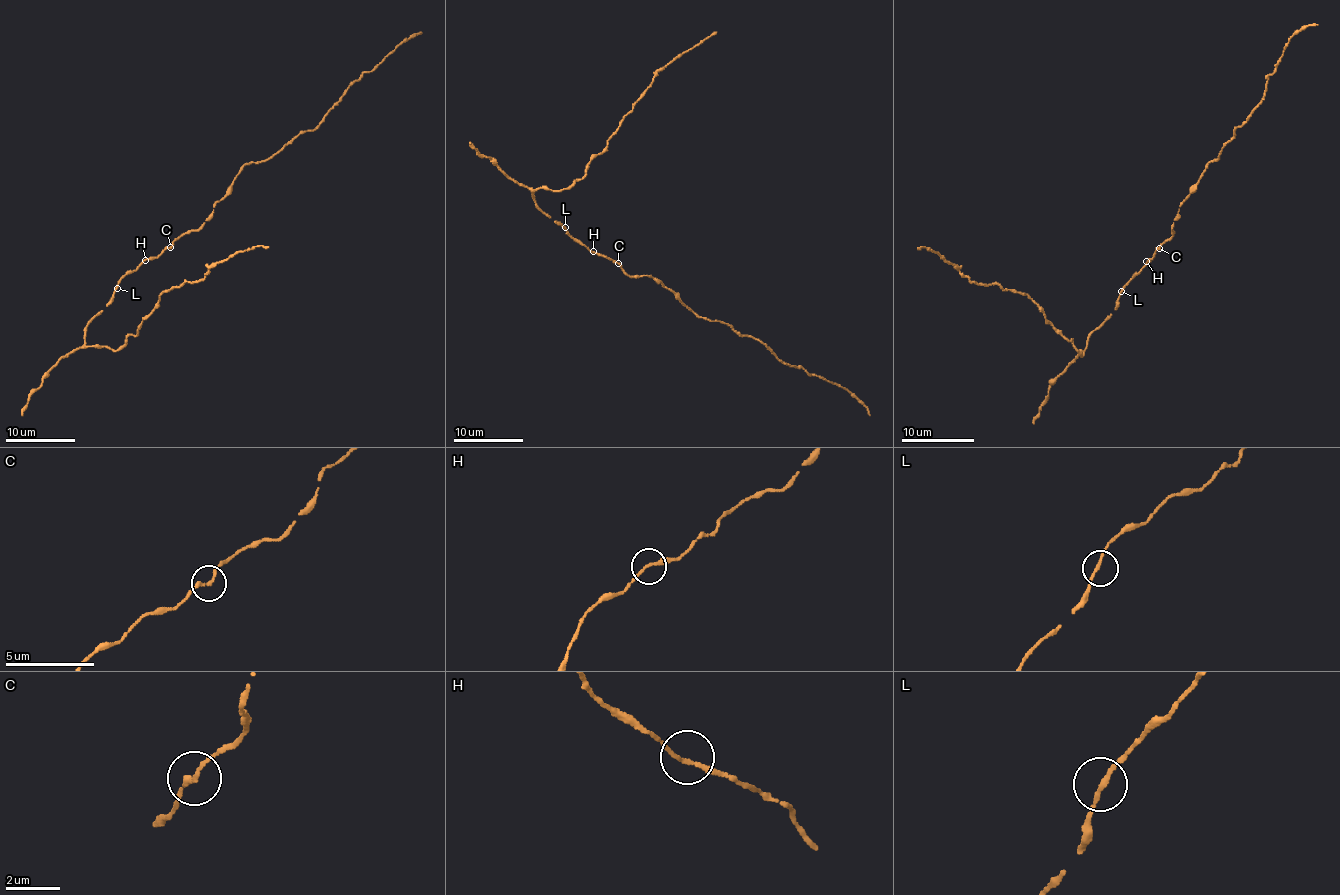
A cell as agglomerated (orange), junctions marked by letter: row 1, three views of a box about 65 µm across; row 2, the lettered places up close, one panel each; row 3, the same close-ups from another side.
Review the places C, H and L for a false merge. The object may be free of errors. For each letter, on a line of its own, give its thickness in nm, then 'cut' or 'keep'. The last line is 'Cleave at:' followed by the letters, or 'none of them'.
C: calibre 160 nm; keep
H: calibre 150 nm; keep
L: calibre 160 nm; keep
Cleave at: none of them

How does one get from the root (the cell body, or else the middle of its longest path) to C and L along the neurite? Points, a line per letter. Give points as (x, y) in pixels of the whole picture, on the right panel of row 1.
C: (1148, 261), (1159, 249)
L: (1148, 261), (1121, 291)

